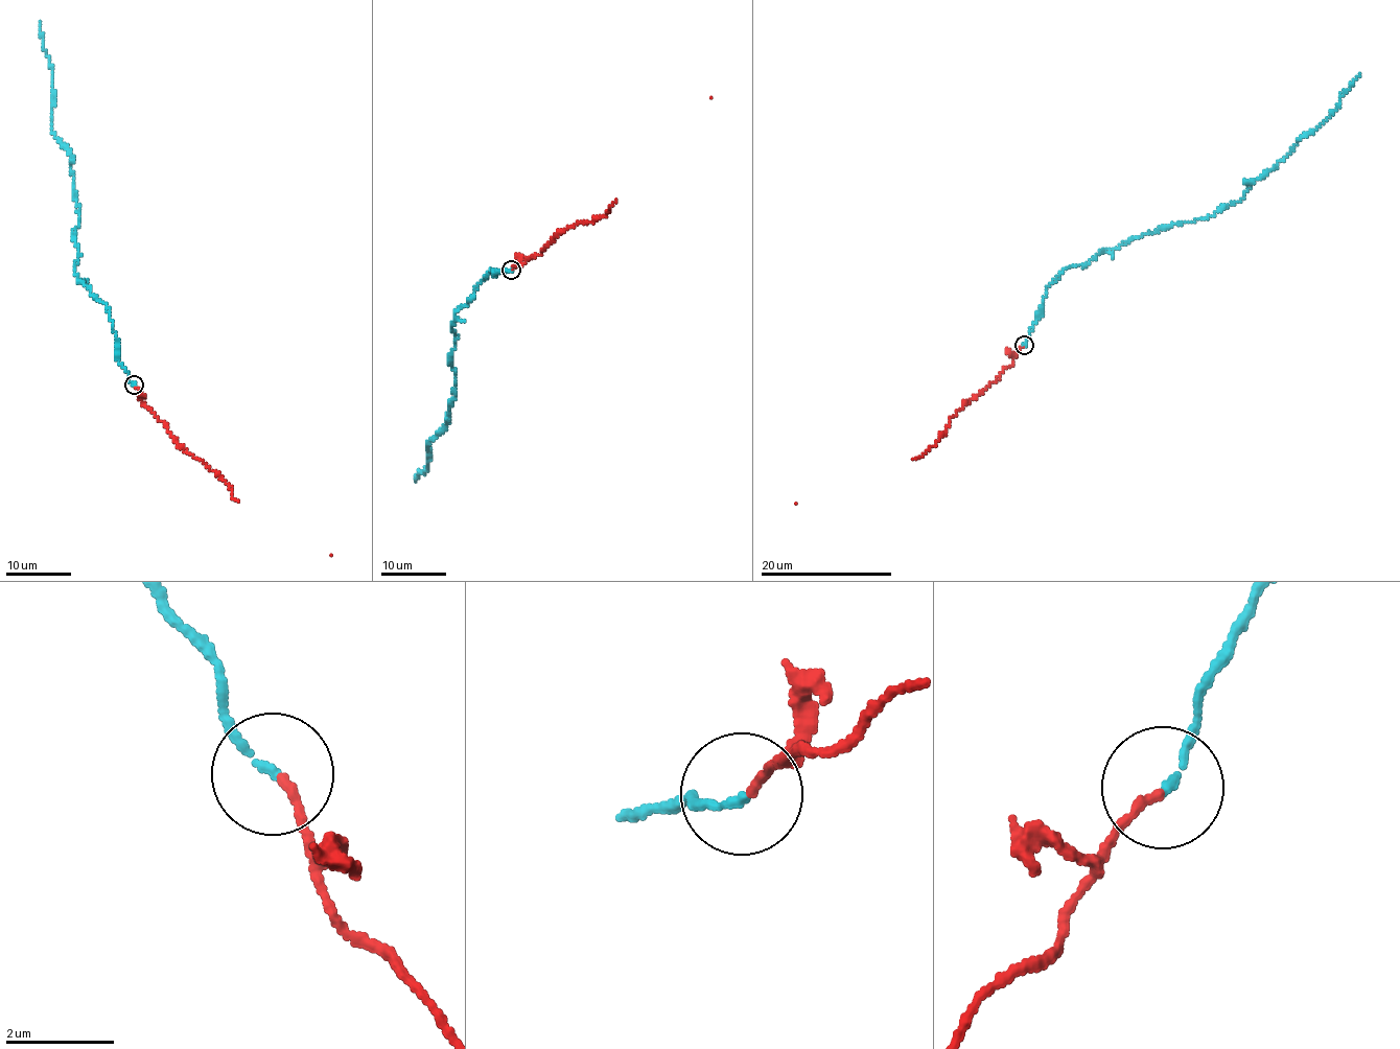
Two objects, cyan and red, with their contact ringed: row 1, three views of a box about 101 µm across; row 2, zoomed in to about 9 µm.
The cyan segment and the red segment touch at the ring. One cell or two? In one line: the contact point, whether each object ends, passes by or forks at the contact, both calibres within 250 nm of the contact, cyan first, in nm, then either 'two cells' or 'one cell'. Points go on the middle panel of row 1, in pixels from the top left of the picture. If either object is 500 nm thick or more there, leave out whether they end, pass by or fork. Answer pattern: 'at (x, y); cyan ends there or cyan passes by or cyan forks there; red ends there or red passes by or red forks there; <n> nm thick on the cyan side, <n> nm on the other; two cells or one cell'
at (511, 270); cyan ends there; red ends there; 140 nm thick on the cyan side, 150 nm on the other; one cell

